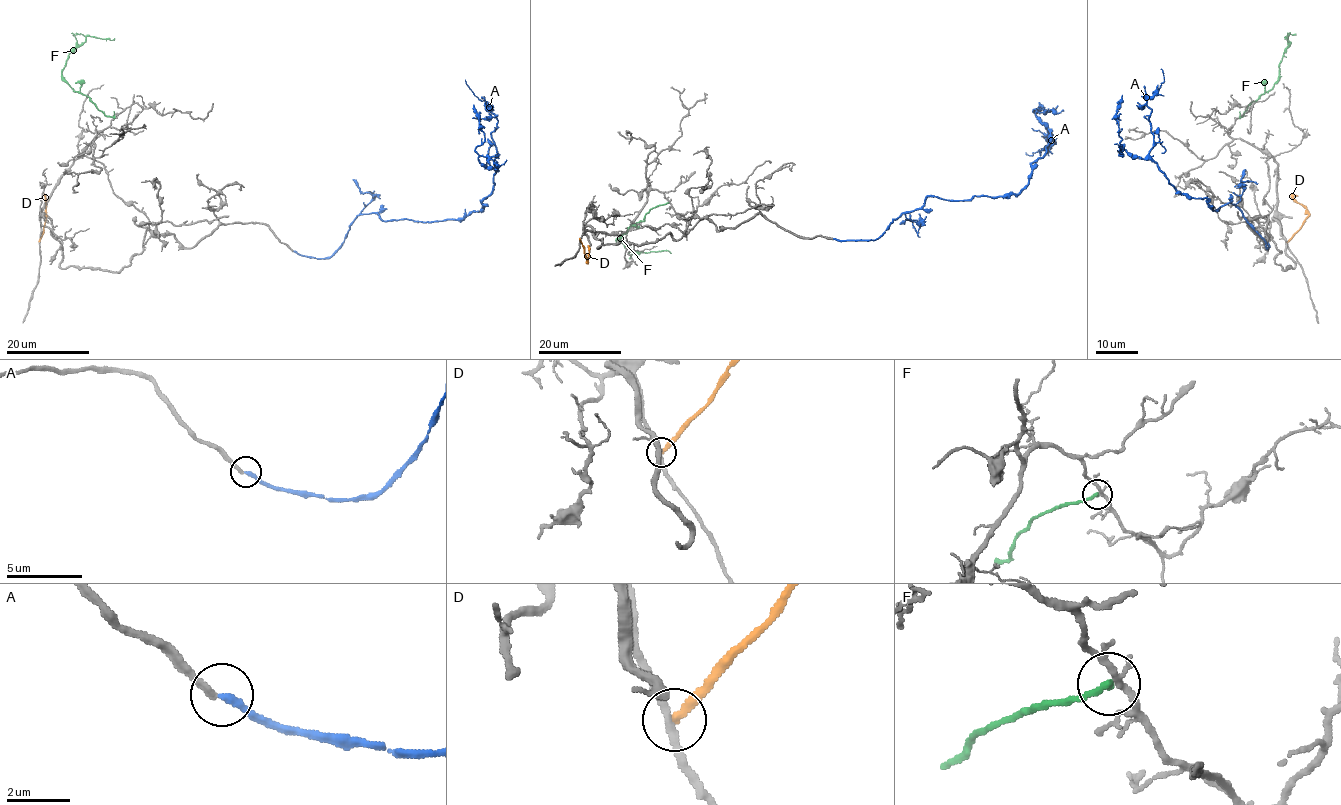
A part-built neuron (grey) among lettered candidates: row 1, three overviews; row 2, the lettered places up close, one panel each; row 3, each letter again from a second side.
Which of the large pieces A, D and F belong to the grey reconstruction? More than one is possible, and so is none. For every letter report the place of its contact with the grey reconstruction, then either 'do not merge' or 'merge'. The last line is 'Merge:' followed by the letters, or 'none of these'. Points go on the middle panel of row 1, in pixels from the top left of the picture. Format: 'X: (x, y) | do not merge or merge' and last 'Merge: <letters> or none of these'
A: (834, 239) | do not merge
D: (580, 239) | do not merge
F: (668, 202) | do not merge
Merge: none of these

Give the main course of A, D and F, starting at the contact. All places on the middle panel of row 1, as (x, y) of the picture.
A: (834, 239), (875, 240), (928, 196), (1020, 192), (1049, 139), (1055, 143), (1026, 152)
D: (579, 239), (587, 262), (587, 245)
F: (668, 202), (654, 207), (643, 221), (630, 226), (616, 239), (636, 252), (667, 250), (671, 253)

